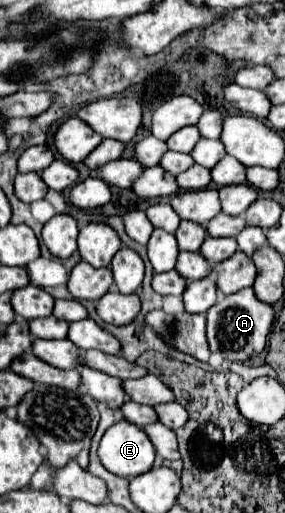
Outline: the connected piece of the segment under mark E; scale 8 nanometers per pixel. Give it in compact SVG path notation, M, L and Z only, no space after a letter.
M119 419L103 435L99 443L99 459L107 471L133 479L153 467L155 447L143 427Z

